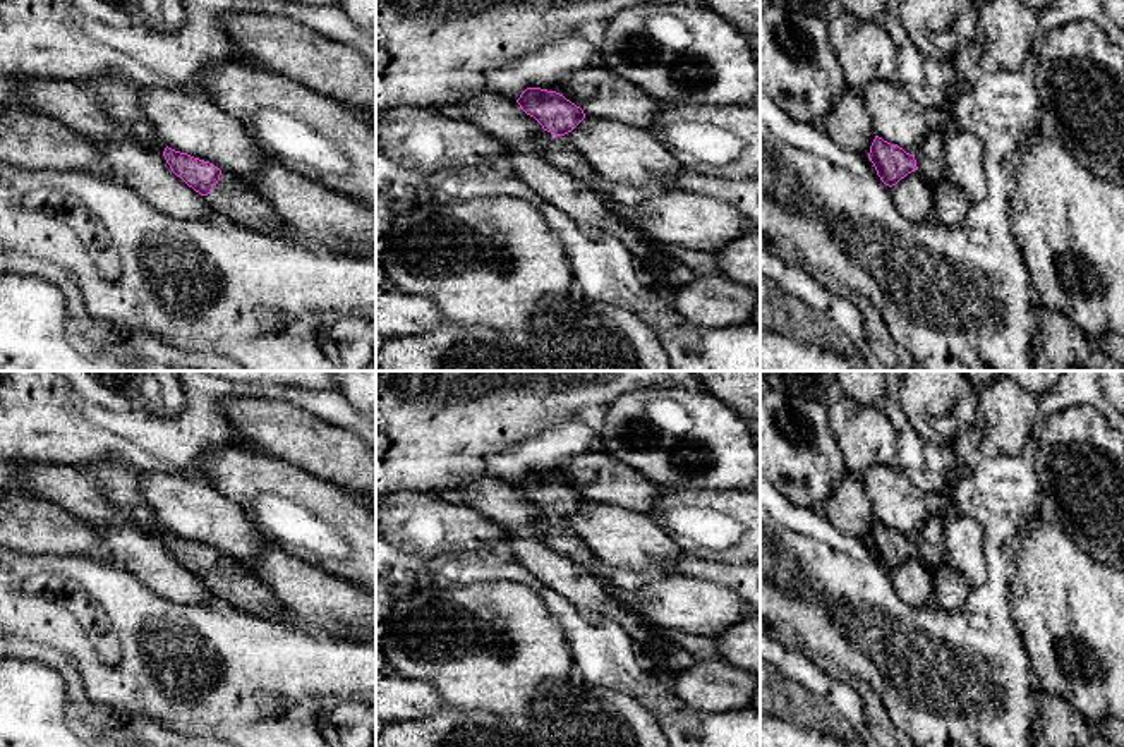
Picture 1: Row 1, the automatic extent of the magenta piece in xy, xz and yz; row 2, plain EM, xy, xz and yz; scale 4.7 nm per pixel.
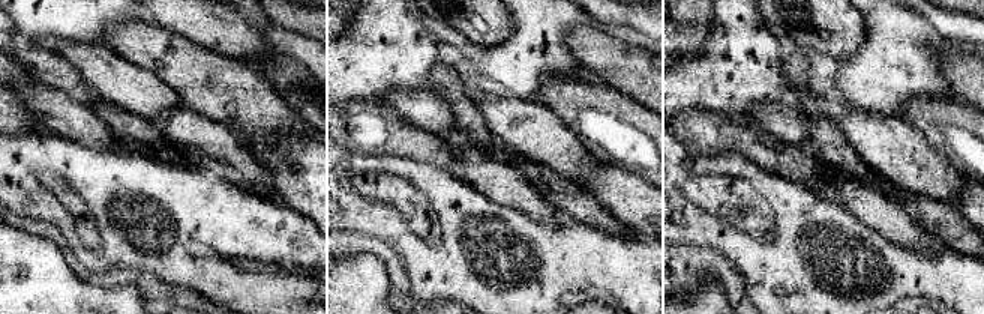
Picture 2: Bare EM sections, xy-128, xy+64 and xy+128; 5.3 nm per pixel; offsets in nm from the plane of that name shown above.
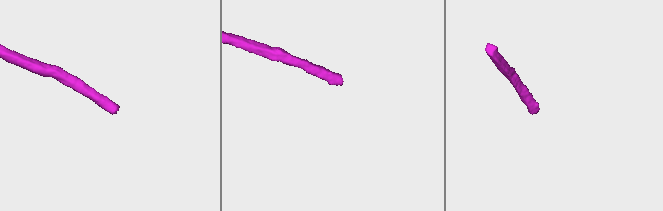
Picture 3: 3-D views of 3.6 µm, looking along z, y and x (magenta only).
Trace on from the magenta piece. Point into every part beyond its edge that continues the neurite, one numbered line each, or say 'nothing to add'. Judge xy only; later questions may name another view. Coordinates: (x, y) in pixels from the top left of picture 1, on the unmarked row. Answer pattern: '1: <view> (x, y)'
1: xy (232, 583)

